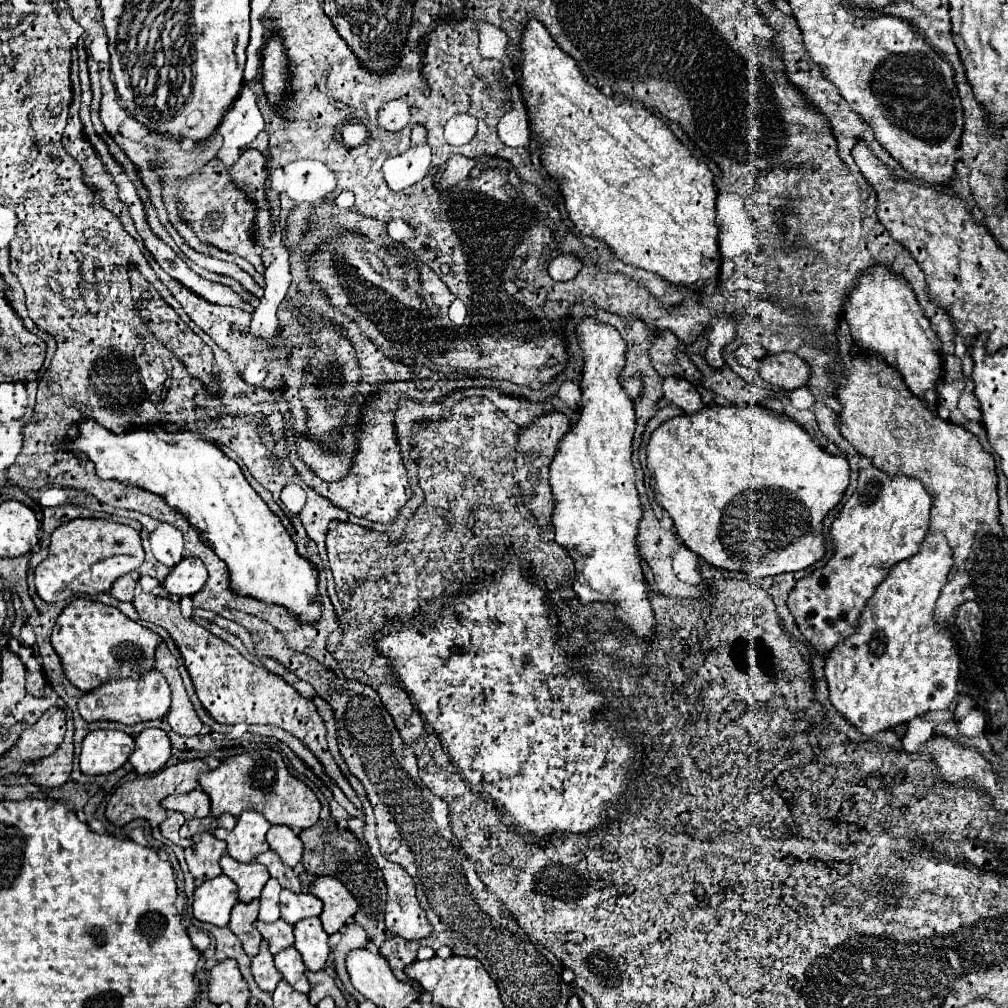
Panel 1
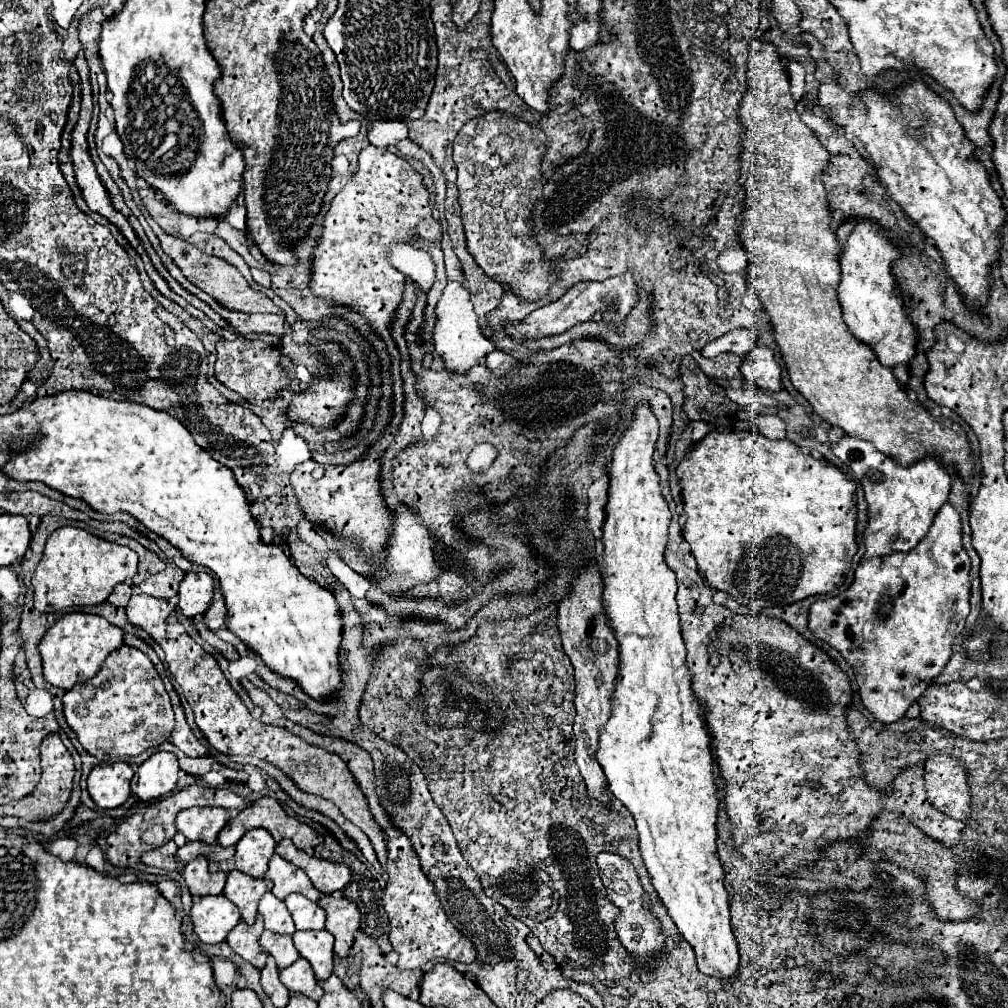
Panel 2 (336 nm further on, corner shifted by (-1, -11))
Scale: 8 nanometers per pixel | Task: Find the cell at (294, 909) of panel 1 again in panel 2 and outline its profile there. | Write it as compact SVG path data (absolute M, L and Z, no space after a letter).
M290 894L284 902L292 914L296 930L322 930L324 928L326 912L316 902L310 902L302 894Z

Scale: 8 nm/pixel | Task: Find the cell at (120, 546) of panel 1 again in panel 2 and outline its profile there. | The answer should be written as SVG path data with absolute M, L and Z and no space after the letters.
M64 526L52 532L44 556L32 576L34 608L58 612L70 606L94 606L106 602L112 588L136 574L138 554L126 546L102 540L82 528Z

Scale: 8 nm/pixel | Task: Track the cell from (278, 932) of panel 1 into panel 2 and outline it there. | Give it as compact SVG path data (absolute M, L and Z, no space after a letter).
M262 932L260 936L260 946L274 956L276 966L282 970L286 966L290 966L292 962L296 962L300 958L298 950L292 944L292 936L290 934L274 934L274 932Z

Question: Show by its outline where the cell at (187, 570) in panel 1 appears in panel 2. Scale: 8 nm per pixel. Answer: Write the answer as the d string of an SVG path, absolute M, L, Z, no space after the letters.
M190 572L180 582L178 608L188 618L204 614L208 604L212 602L212 594L214 594L214 580L212 580L212 576L206 574L206 572L200 572L200 574Z

